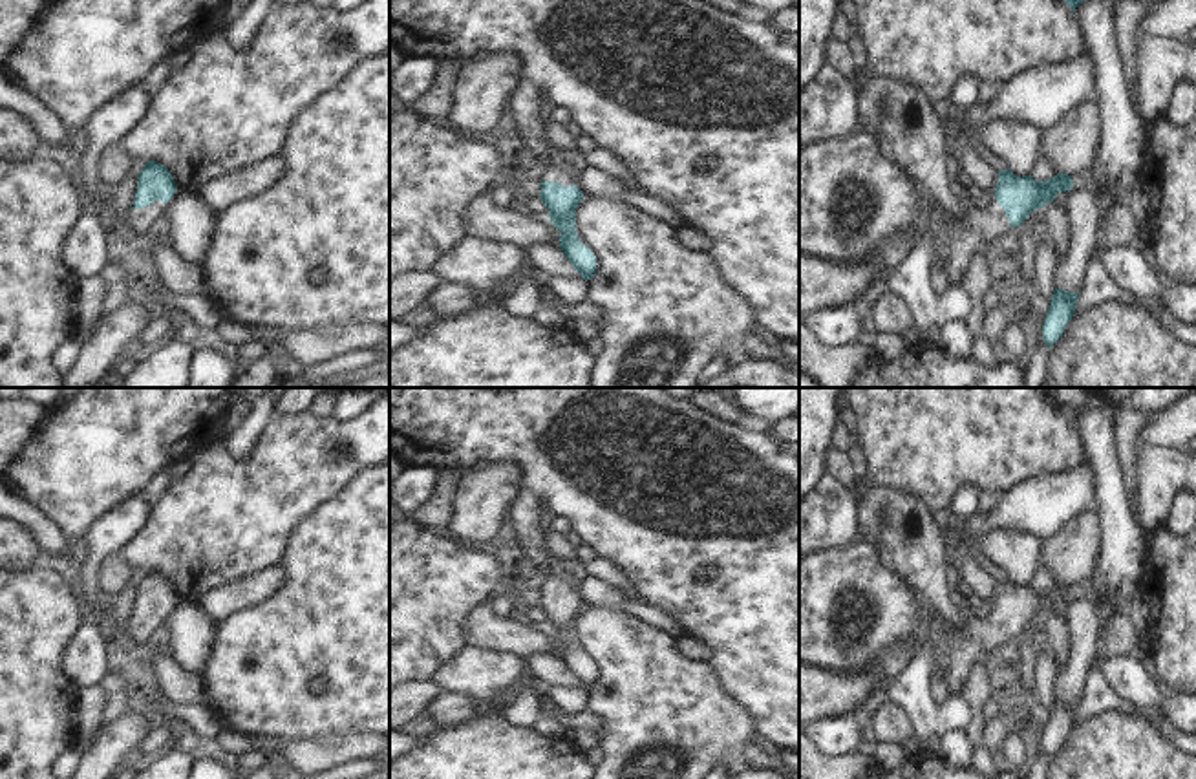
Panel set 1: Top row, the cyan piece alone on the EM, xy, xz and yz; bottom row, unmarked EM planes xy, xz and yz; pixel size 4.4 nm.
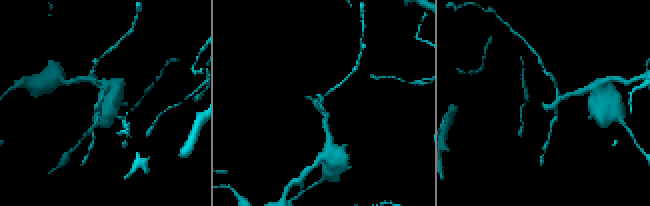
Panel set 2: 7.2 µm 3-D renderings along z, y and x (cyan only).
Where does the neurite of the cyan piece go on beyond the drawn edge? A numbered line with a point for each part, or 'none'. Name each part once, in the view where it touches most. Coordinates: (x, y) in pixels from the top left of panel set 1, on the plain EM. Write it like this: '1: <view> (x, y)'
1: xy (141, 628)

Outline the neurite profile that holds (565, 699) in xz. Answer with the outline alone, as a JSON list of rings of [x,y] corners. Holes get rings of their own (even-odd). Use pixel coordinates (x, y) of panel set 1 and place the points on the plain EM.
[[[556,686],[547,691],[552,704],[563,713],[576,713],[589,708],[589,693],[582,688],[561,688]]]

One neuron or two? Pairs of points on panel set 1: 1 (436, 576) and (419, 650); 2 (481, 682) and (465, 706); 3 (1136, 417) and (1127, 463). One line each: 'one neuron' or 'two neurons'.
1: one neuron
2: two neurons
3: one neuron

